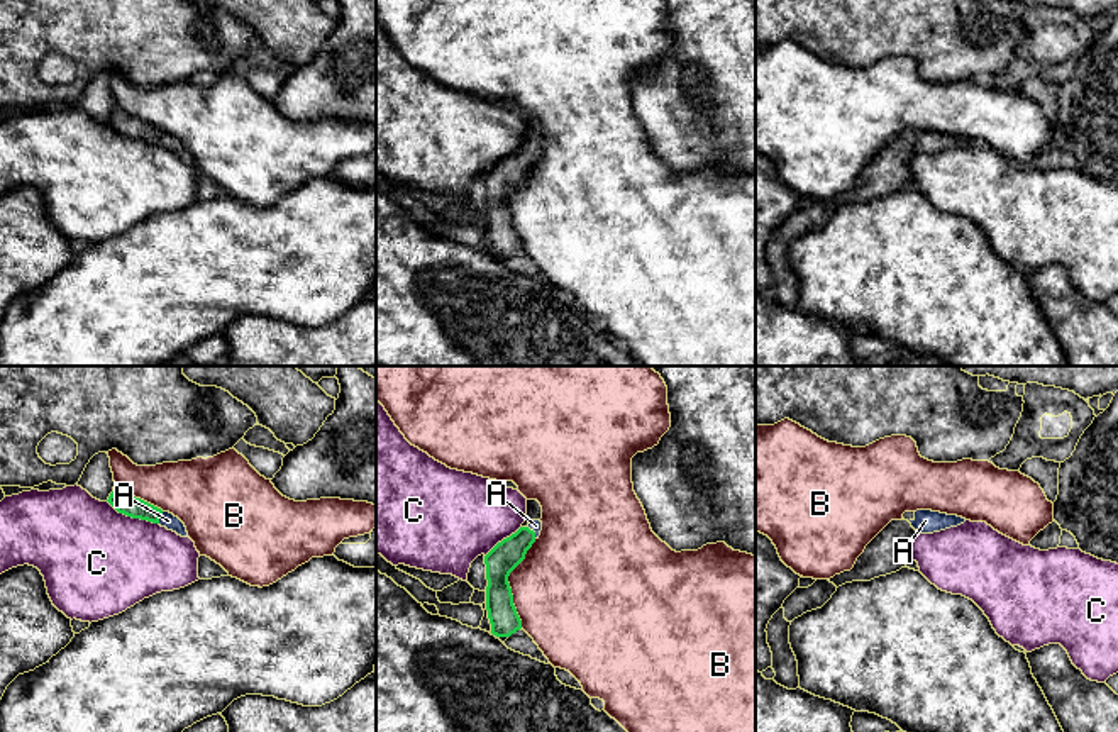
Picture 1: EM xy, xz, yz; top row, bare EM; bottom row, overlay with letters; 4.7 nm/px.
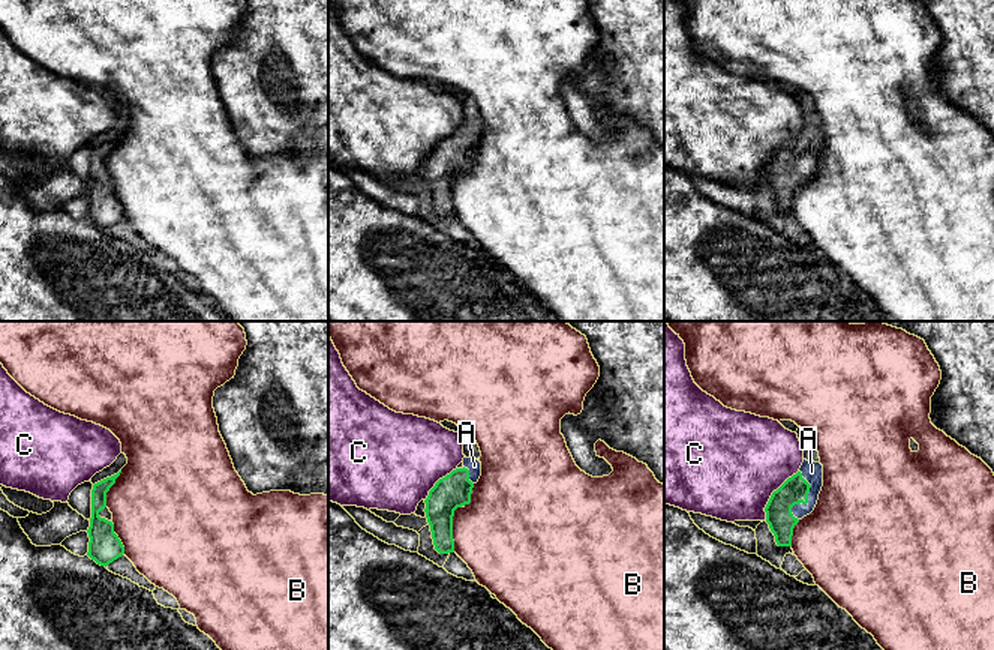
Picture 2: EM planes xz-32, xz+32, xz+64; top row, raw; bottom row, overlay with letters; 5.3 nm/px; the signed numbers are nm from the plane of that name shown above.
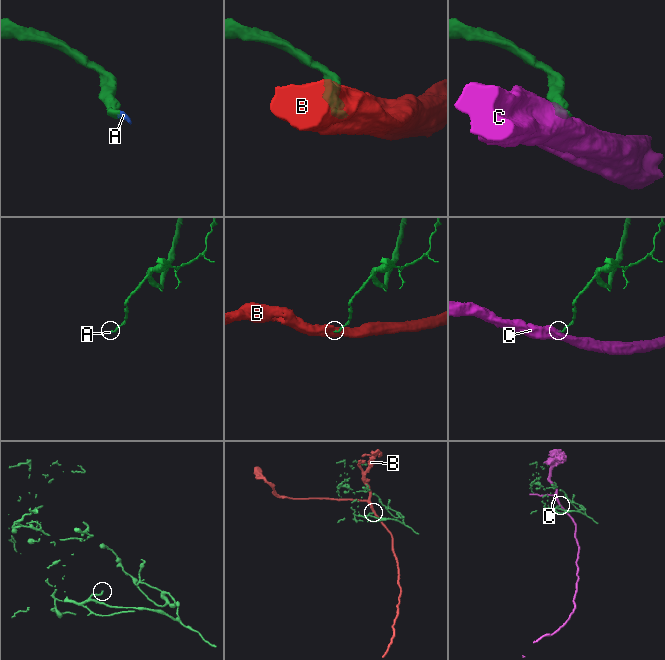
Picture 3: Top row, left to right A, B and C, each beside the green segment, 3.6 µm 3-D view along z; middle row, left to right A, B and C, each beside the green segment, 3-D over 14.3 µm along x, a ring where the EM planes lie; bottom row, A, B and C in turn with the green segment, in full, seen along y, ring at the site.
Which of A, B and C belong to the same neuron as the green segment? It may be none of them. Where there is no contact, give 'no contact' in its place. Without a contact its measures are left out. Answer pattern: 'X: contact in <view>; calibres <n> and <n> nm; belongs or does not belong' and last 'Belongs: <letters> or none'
A: contact in xy; calibres 100 and 70 nm; belongs
B: contact in xz; calibres 150 and 460 nm; does not belong
C: contact in xy; calibres 100 and 480 nm; does not belong
Belongs: A

